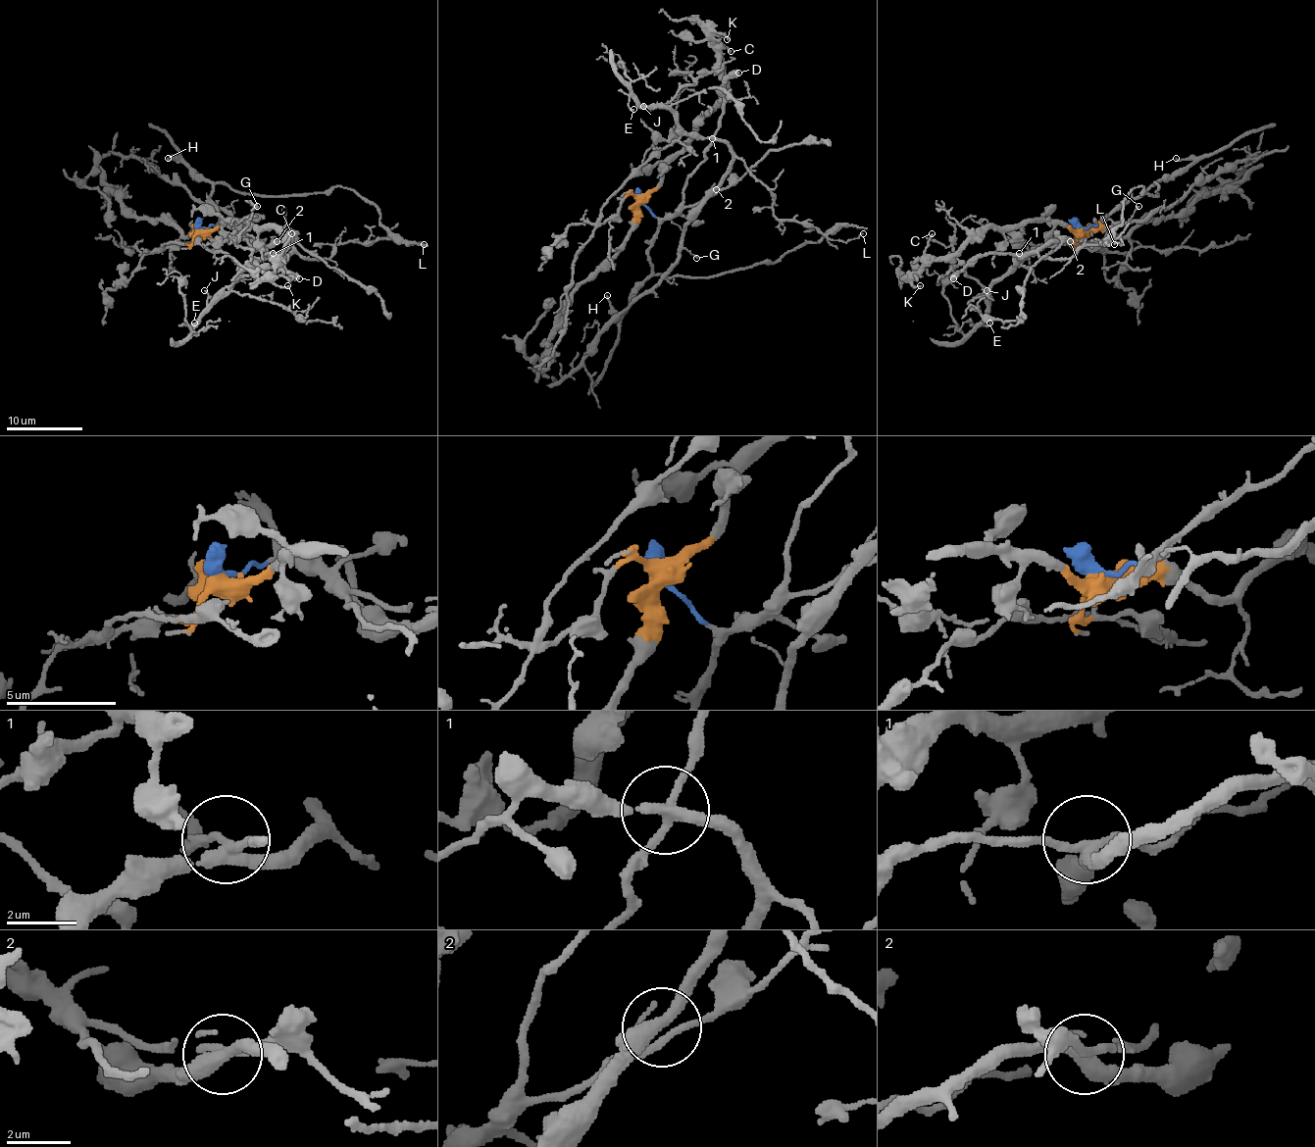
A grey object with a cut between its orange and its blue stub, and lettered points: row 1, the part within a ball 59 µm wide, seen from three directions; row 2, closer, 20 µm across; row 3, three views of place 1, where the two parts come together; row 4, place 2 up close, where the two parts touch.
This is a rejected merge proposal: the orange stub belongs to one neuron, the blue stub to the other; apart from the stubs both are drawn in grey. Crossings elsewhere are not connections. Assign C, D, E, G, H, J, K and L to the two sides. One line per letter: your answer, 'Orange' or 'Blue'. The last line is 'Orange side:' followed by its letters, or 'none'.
C: Orange
D: Blue
E: Orange
G: Orange
H: Blue
J: Orange
K: Orange
L: Orange
Orange side: C, E, G, J, K, L

